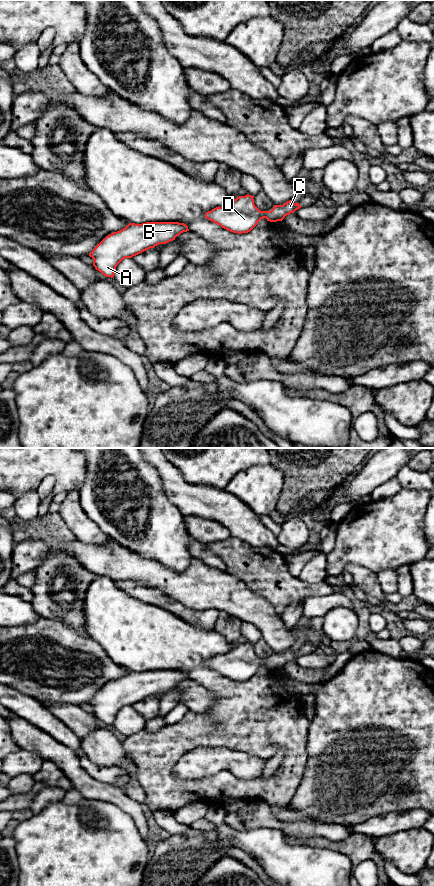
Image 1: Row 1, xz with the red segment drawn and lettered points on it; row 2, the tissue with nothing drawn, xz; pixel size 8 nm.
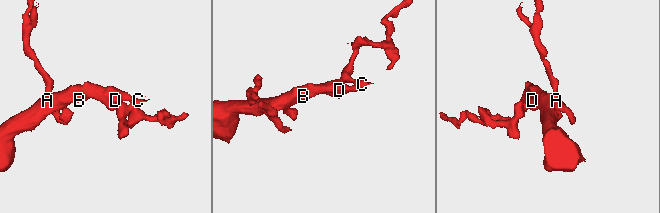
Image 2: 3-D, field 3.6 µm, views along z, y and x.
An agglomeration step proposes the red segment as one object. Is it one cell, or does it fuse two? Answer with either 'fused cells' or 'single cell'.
single cell

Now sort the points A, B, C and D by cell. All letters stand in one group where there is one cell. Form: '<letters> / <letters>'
A B C D

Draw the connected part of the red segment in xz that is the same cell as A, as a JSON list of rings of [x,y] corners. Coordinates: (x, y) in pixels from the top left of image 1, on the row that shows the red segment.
[[[146,222],[142,224],[129,223],[120,231],[106,236],[89,253],[93,258],[93,266],[106,277],[114,277],[117,265],[125,258],[132,258],[159,244],[166,244],[175,240],[183,232],[189,231],[188,226],[179,222]]]

